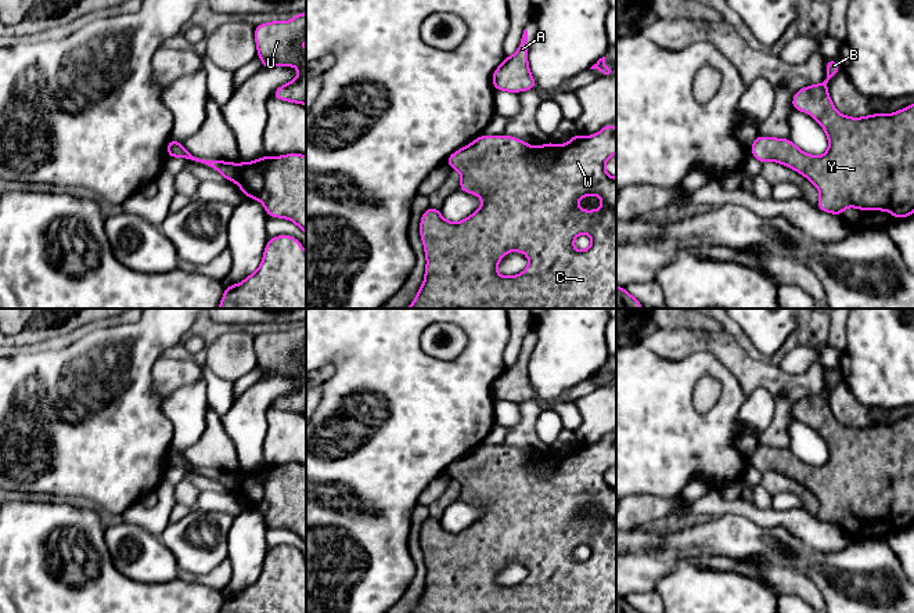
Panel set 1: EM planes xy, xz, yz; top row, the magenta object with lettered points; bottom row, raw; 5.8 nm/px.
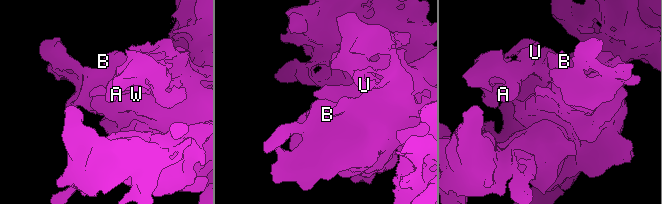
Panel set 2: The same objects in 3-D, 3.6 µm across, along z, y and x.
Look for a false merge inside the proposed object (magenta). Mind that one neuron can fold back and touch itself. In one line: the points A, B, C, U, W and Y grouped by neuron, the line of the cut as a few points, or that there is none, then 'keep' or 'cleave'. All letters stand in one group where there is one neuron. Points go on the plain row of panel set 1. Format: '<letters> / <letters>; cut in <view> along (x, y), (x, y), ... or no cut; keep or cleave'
A B C U W Y; no cut; keep

